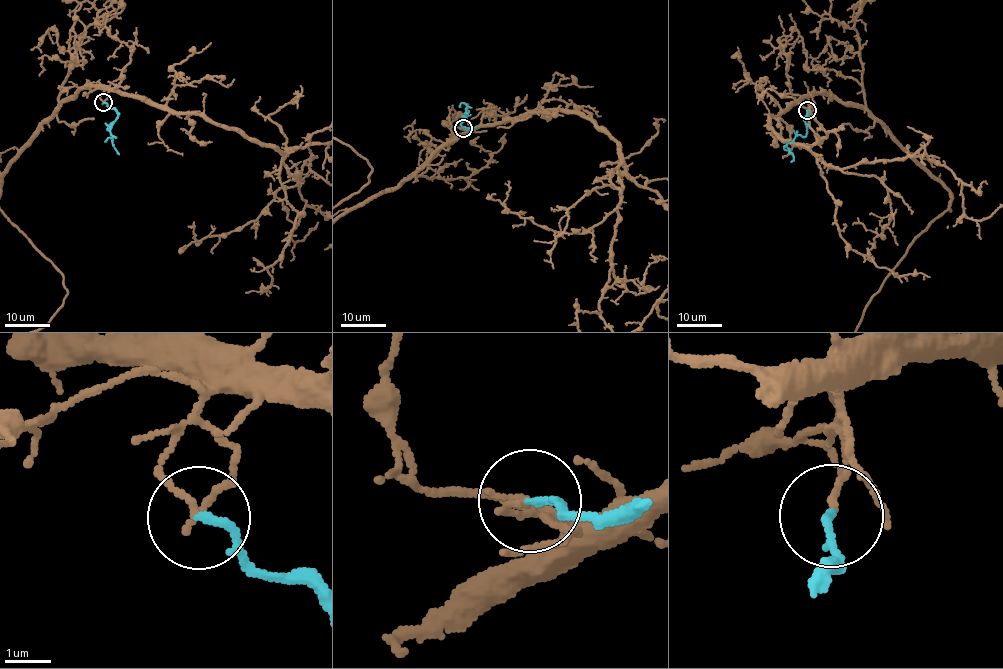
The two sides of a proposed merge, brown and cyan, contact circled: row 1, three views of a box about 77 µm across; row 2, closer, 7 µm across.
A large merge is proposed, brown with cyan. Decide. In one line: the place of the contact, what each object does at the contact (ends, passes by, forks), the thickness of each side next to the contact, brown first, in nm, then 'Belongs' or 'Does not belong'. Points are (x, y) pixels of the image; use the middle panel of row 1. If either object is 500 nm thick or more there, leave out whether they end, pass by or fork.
Place: (463, 128). At the ring brown ends. At the ring cyan ends. Thickness 130 nm (brown) against 170 nm. Does not belong

